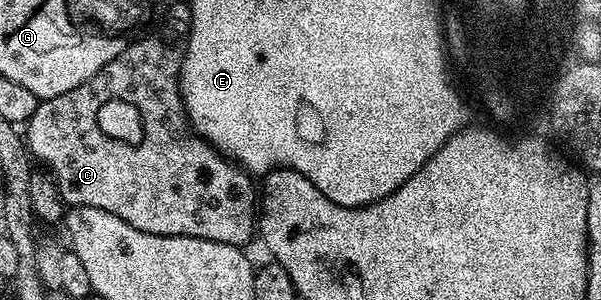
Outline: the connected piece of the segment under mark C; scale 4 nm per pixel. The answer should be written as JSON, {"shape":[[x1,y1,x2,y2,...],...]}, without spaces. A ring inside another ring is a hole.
{"shape":[[183,19,173,21,163,36,140,35,124,52,117,54,109,66,101,66,101,70,97,70,93,78,81,82,81,86,73,86,73,90,57,94,57,98,40,100,33,118,25,125,26,143,31,156,44,164,40,165,59,185,64,205,105,210,145,234,196,236,243,248,257,236,257,188,251,185,252,177,204,139,188,119,180,91,184,41,188,33,188,21],[110,104,135,108,139,120,135,116,128,120,103,120,103,111],[138,132,143,135,147,148,138,148,131,141]]}

